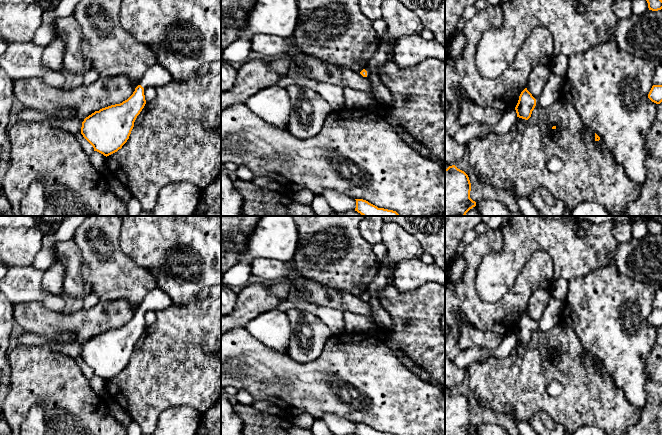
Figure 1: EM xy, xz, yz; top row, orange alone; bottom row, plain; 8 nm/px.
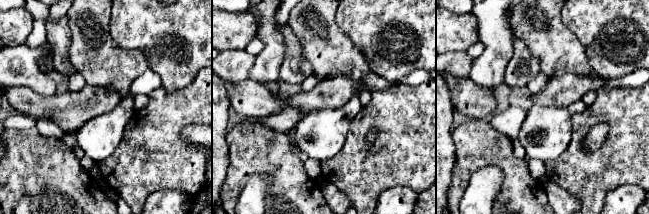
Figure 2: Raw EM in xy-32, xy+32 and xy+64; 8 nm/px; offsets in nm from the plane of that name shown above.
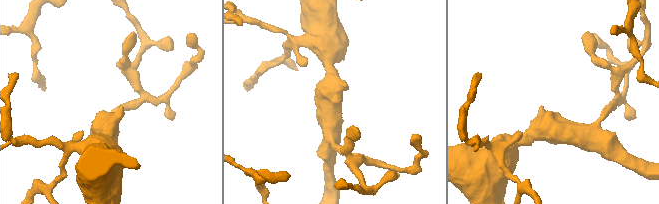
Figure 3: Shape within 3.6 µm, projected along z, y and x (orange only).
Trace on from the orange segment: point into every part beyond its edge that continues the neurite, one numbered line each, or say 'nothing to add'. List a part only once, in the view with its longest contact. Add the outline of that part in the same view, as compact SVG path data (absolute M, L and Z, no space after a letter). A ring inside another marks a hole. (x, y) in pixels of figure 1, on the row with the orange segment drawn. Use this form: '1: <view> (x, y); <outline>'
1: xz (379, 69); M384 64L375 67L367 66L365 68L365 70L367 71L367 77L369 77L373 71L375 71L379 76L381 76L383 69L384 69Z

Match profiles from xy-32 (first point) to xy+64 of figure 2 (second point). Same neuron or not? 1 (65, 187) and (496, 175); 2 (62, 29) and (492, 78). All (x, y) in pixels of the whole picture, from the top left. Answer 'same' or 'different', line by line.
1: different
2: different

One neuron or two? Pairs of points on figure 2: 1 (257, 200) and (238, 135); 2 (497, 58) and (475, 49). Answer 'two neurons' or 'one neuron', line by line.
1: two neurons
2: two neurons

